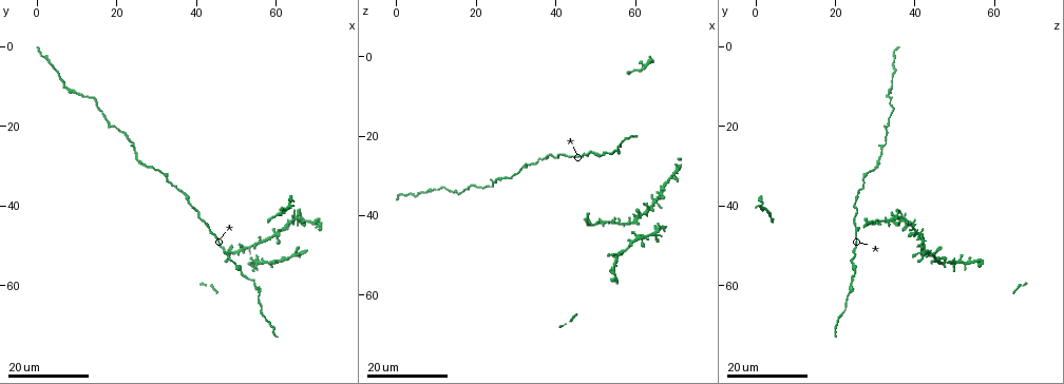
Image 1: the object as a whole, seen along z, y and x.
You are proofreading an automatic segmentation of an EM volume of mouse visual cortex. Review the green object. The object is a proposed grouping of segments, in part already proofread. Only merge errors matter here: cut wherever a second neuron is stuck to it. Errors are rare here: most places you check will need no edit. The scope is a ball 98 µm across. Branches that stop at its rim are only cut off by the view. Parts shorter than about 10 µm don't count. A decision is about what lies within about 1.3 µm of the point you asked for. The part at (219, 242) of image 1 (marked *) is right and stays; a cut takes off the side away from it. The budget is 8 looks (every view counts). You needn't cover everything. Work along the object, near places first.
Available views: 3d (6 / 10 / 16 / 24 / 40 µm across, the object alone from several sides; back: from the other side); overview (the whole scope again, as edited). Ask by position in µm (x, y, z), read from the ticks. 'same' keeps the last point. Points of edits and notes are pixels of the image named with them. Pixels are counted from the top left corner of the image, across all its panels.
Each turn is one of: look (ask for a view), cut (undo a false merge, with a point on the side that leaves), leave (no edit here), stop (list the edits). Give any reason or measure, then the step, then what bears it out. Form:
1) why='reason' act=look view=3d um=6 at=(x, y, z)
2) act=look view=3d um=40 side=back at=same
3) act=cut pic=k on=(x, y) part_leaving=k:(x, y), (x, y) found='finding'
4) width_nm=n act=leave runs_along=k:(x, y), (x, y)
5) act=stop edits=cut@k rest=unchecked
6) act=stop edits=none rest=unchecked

why='thick turns thin' act=look view=3d um=24 at=(37.0, 37.5, 26.0)

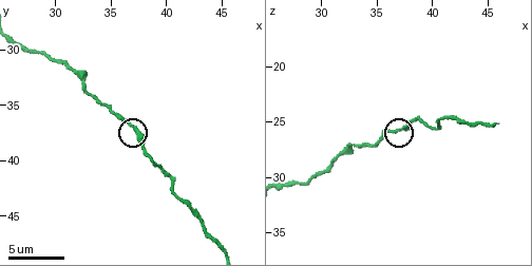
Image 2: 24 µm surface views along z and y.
why='closer look' act=look view=3d um=10 at=(37.4, 37.2, 25.6)

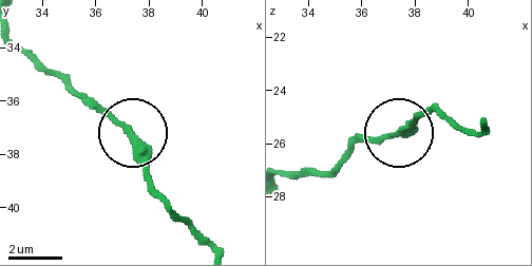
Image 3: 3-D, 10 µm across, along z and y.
width_nm=270 act=leave runs_along=3:(485, 126), (466, 133), (430, 112), (412, 126), (353, 144) found='all the same neuron'

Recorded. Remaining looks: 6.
act=look view=3d um=16 at=(46.5, 51.0, 24.5)

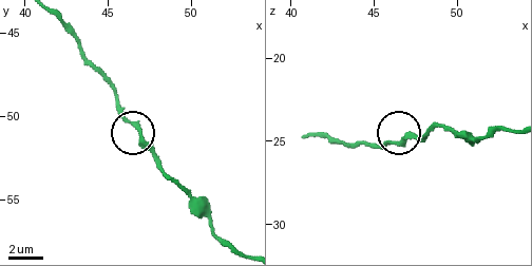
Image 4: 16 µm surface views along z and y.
act=look view=3d um=10 at=(46.8, 50.5, 25.1)

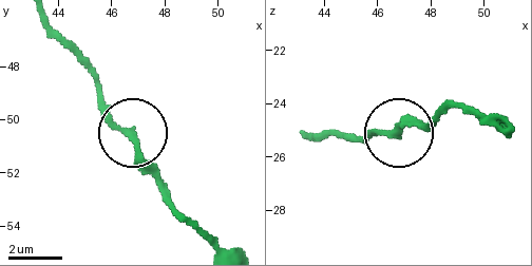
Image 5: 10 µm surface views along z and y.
act=look view=3d um=6 at=(46.7, 50.6, 25.0)

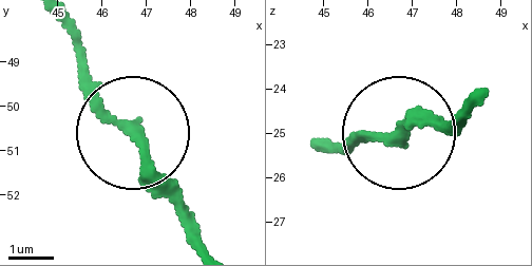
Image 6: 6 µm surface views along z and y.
width_nm=210 act=leave runs_along=6:(82, 67), (150, 176), (192, 217) found='all the same neuron'

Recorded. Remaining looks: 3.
why='thick turns thin' act=look view=3d um=16 at=(56.0, 62.0, 23.5)

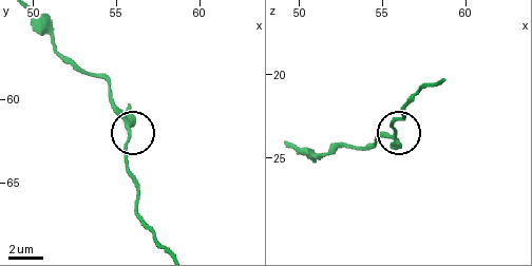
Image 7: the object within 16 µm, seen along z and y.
act=look view=3d um=10 at=(55.7, 61.6, 23.8)

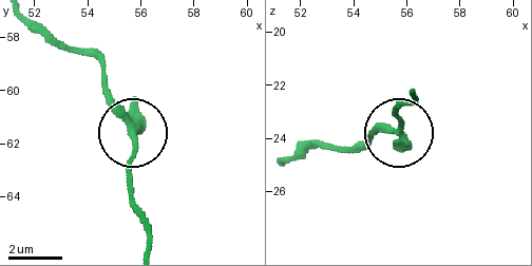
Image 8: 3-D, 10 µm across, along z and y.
act=look view=3d um=10 side=back at=(55.7, 61.7, 23.8)

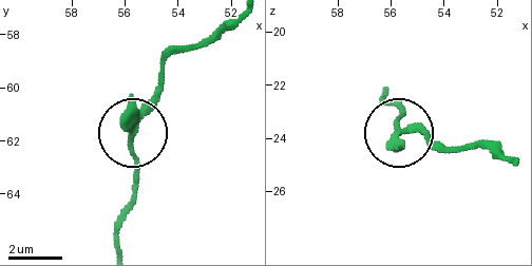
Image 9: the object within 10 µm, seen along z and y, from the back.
width_nm=240 act=leave runs_along=9:(511, 160), (400, 133), (402, 101) found='one neuron here'

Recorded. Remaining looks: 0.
act=stop edits=none rest=unchecked

